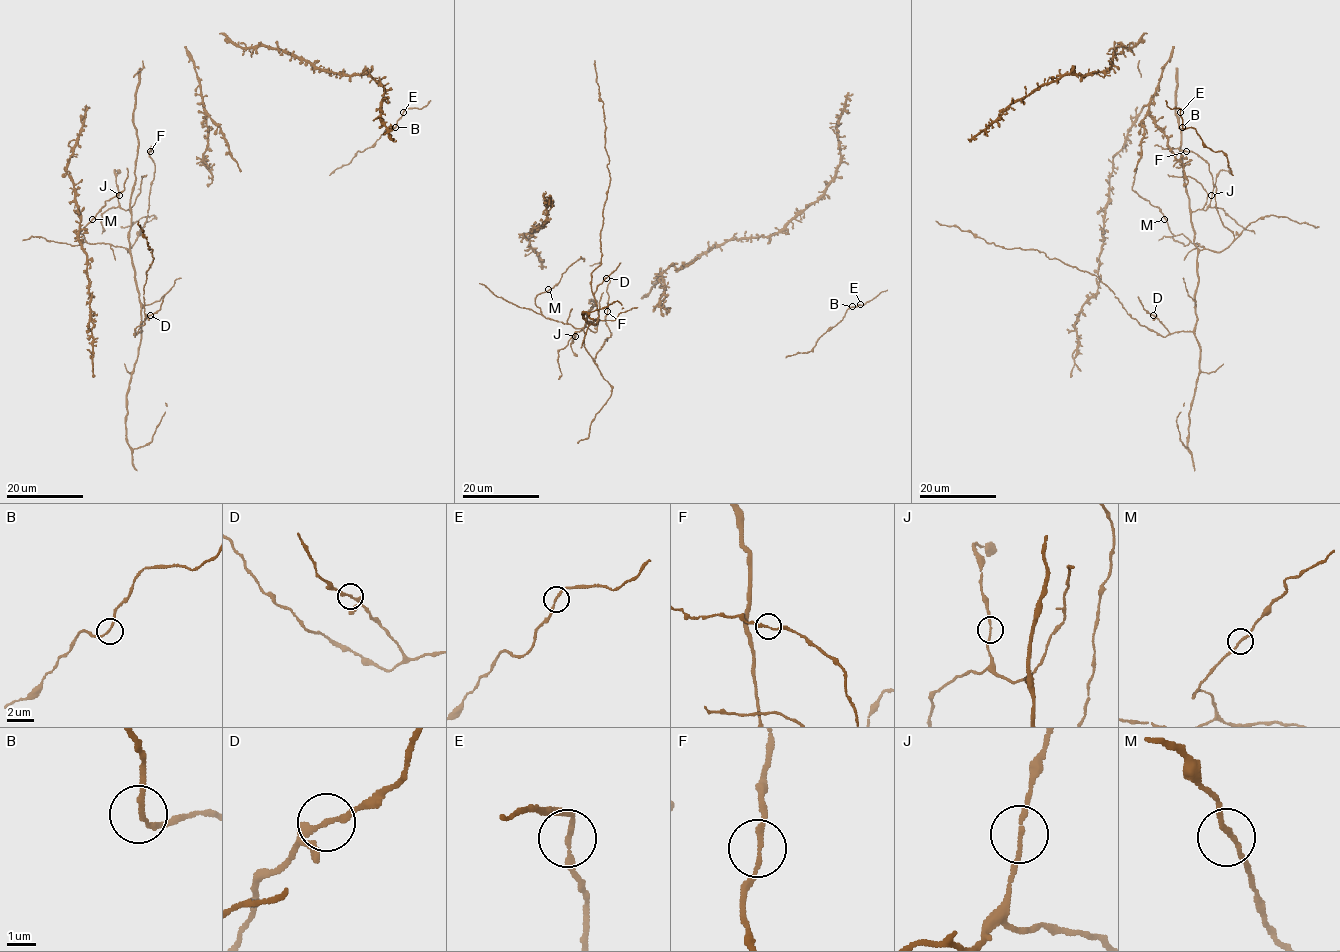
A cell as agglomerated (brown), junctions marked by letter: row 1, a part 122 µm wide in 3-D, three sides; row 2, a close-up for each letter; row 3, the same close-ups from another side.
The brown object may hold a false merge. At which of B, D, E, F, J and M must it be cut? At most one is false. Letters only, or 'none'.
none

